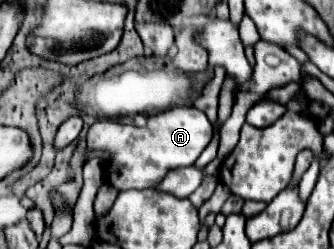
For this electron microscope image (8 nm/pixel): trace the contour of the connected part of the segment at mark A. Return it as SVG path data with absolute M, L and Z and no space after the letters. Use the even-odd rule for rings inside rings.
M180 106L180 108L160 112L156 116L150 116L146 126L142 126L142 128L112 122L112 120L100 120L100 122L92 124L88 130L88 150L102 148L102 150L112 154L112 160L106 164L106 182L108 184L112 184L118 190L132 190L132 188L140 190L140 188L152 188L160 180L160 176L164 176L166 170L192 166L196 162L196 158L202 154L202 150L208 146L210 138L212 138L212 124L206 118L206 114L196 110L196 108Z

